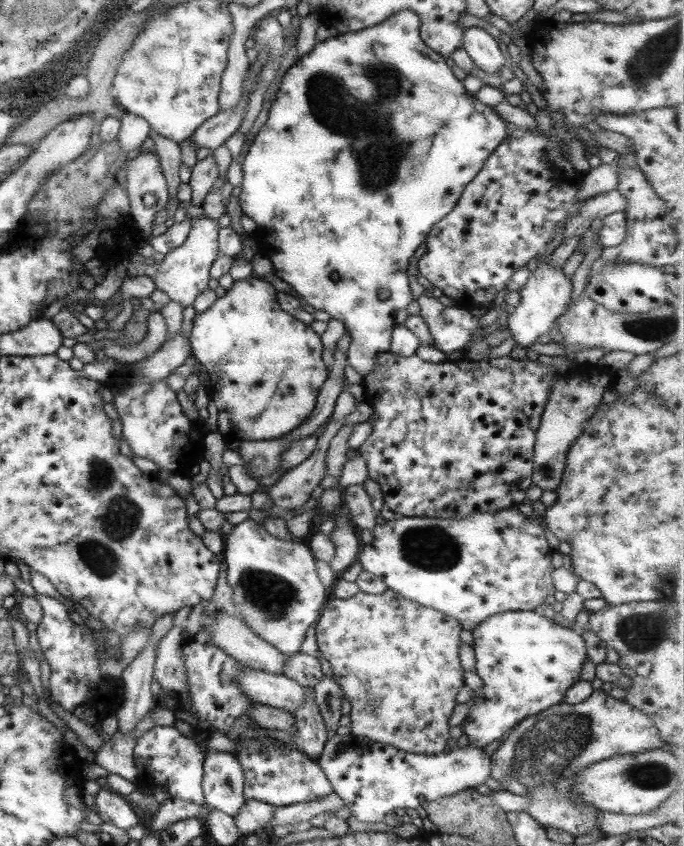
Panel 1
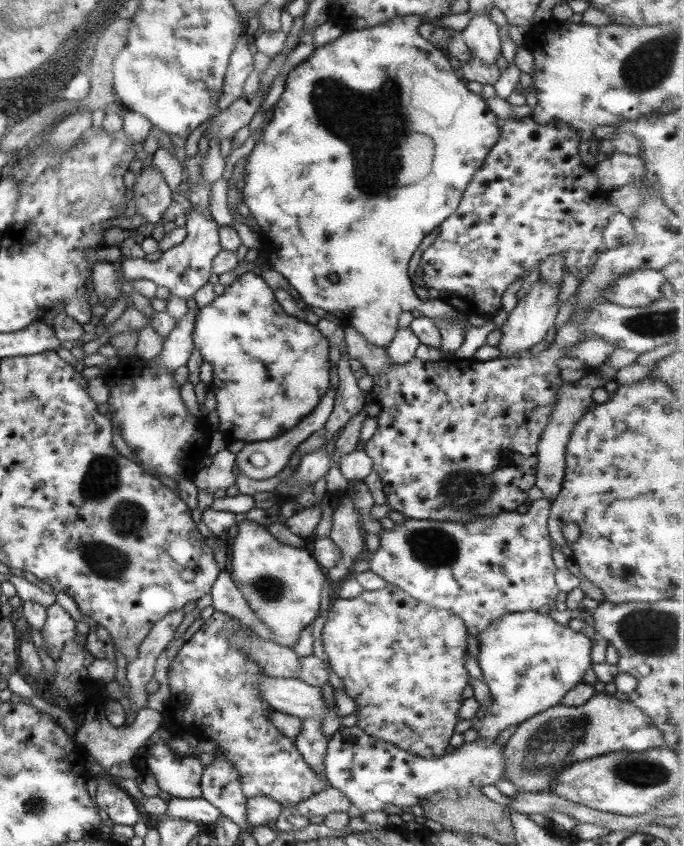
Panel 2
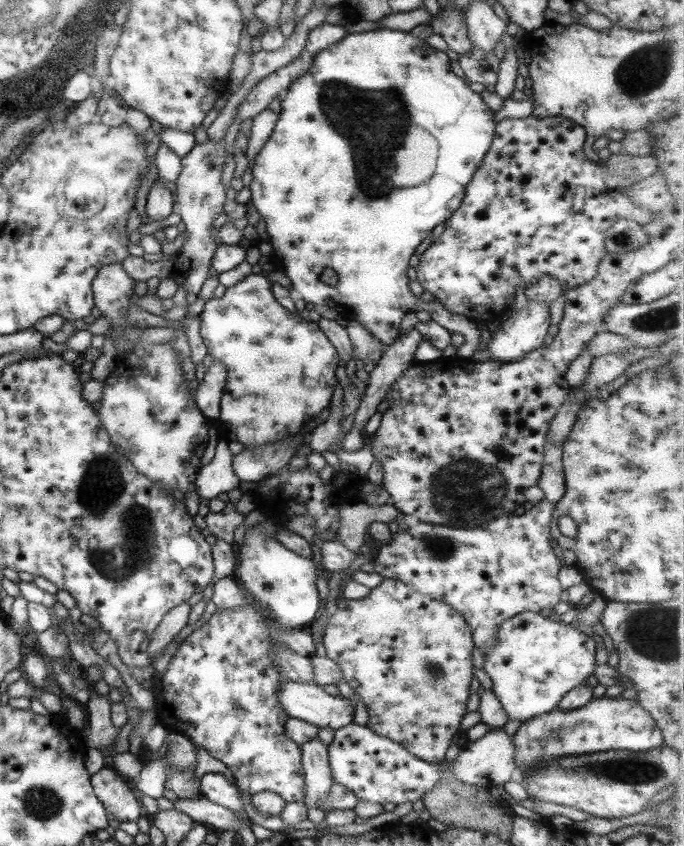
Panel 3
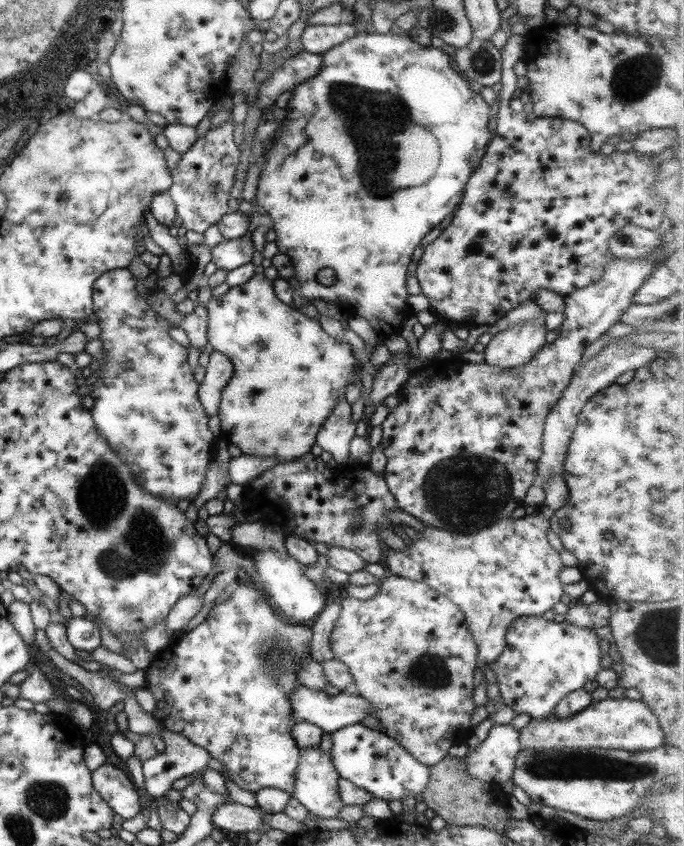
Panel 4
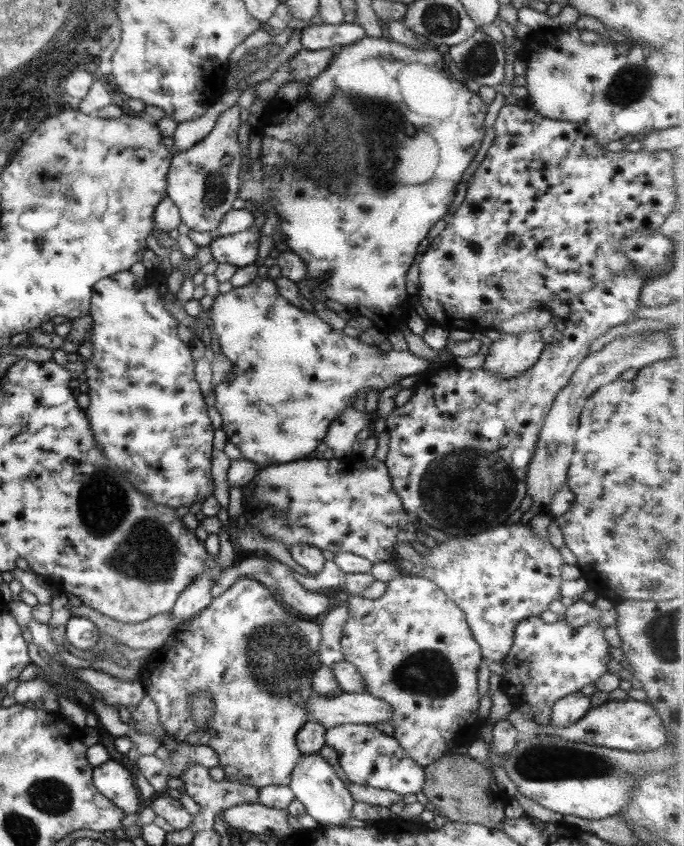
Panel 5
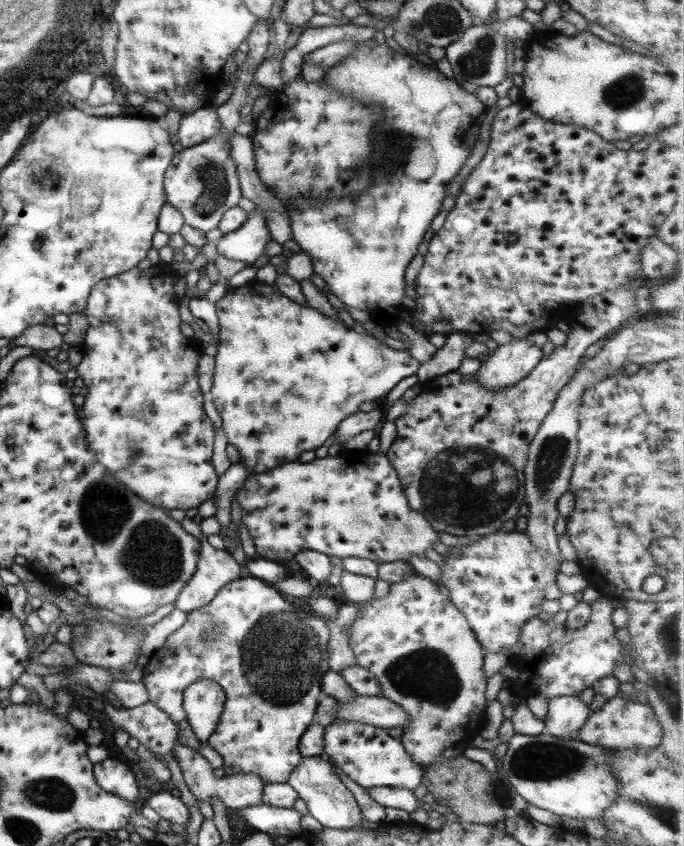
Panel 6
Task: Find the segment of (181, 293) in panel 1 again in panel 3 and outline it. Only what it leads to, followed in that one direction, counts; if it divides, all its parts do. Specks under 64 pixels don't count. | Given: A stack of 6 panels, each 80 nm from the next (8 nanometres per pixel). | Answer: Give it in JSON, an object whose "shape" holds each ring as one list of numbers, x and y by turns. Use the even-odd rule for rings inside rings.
{"shape":[[223,139,206,140,205,143,193,145,193,148,190,148,189,152,181,158,181,170,174,182,176,188,173,196,175,203,178,204,177,210,184,223,186,235,175,253,162,257,156,262,148,262,141,257,127,255,120,265,133,281,143,282,152,276,157,276,160,280,169,278,185,292,191,292,195,295,198,293,201,285,209,276,210,262,218,247,218,244,213,241,211,224,223,212,225,190,219,182,219,175,222,165,225,164,226,150,223,148]]}

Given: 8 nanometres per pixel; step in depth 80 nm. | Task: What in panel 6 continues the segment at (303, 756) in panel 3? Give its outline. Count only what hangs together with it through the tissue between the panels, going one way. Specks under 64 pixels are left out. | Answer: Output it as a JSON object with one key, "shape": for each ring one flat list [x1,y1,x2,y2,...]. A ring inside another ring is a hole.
{"shape":[[320,756,302,757,293,768,286,782,305,803,307,814,313,816,321,826,332,829,363,829,359,807,351,792,339,781,331,764]]}

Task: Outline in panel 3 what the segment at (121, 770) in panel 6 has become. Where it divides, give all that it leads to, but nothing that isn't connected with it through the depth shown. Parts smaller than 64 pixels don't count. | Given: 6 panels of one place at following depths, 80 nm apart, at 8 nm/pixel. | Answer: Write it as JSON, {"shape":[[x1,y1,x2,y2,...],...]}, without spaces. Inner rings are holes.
{"shape":[[110,767,100,768,90,776,92,791,105,809,119,822,136,822,141,816,139,801,131,783,123,780]]}

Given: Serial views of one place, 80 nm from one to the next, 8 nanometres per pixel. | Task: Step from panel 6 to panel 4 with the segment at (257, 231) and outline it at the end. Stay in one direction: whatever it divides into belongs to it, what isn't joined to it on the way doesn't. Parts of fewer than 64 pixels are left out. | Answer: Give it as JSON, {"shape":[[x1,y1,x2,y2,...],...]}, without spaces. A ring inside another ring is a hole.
{"shape":[[245,236,233,240,222,240,210,248,210,261,217,269,229,271,250,262,254,251,250,238]]}

